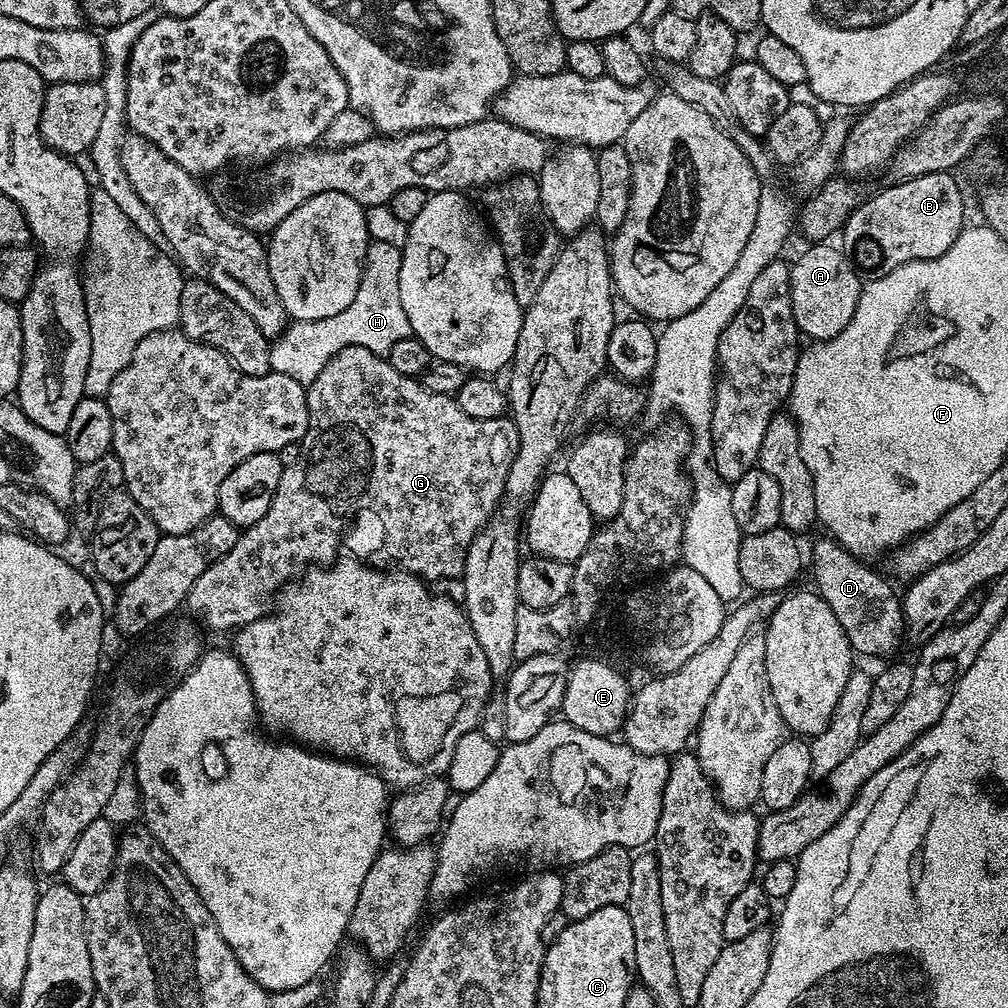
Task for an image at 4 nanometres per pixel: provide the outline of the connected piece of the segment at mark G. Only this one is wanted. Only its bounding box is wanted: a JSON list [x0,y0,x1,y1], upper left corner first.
[186,346,518,632]

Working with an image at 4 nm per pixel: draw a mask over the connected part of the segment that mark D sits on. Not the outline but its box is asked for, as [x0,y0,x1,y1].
[812,538,905,656]

